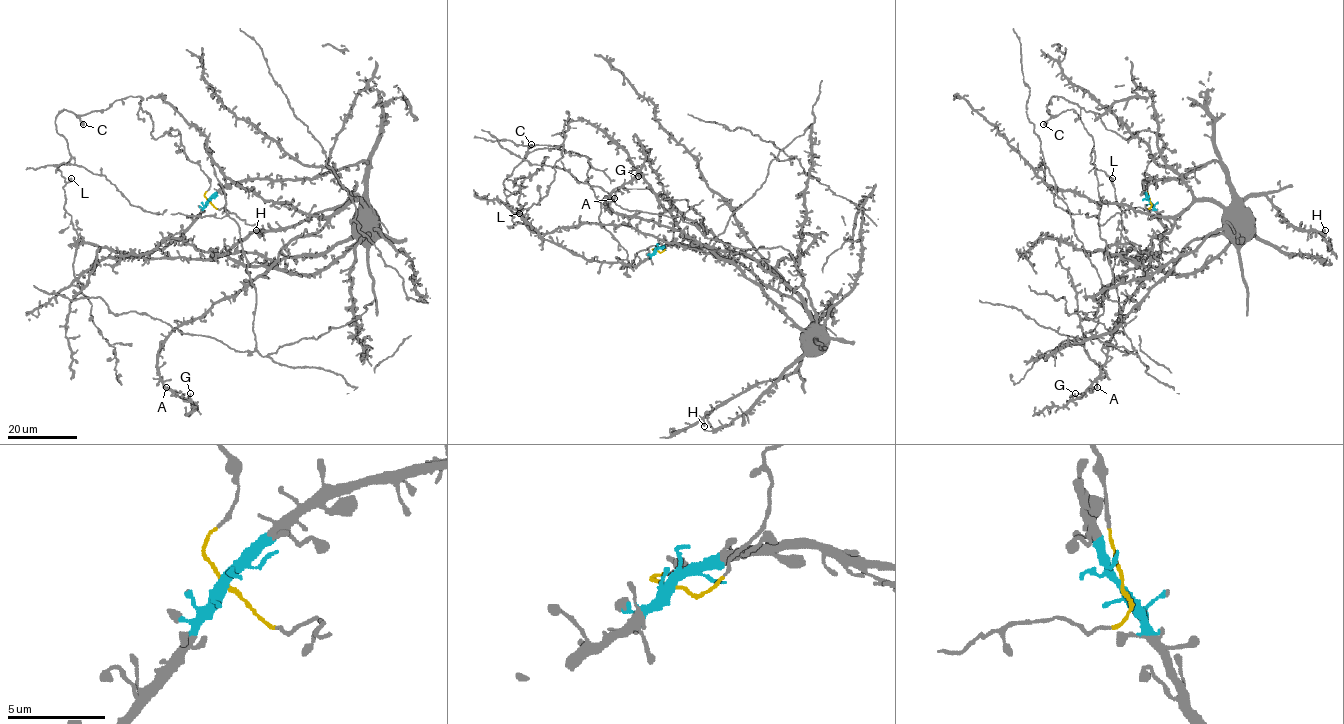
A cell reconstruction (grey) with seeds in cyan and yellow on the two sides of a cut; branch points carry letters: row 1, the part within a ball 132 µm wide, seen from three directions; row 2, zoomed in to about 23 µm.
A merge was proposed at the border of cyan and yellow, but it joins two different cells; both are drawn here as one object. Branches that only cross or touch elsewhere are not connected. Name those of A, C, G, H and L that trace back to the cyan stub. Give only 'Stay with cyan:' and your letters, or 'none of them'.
Stay with cyan: A, G, H

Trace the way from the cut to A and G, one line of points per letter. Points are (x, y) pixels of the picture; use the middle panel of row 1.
A: (656, 250), (680, 244), (742, 262), (814, 330), (806, 304), (752, 258), (618, 214), (605, 205), (614, 199)
G: (656, 250), (680, 244), (742, 262), (791, 295), (814, 330), (806, 304), (743, 253), (606, 207), (638, 176)

